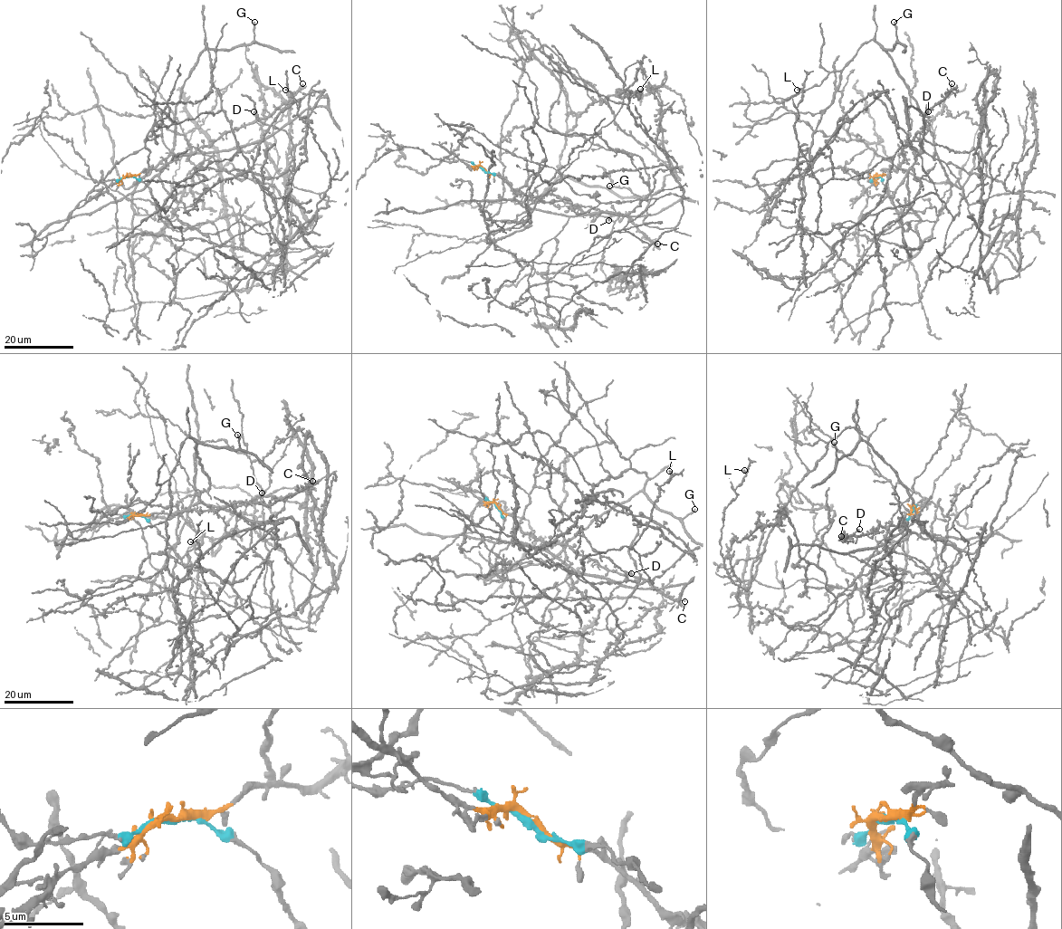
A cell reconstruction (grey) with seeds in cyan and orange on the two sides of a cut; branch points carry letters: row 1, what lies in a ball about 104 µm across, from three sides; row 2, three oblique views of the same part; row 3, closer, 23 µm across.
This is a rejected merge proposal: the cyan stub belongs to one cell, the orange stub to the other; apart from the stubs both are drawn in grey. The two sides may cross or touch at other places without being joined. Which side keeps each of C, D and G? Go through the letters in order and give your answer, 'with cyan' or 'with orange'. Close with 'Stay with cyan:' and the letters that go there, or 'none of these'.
C: with orange
D: with orange
G: with cyan
Stay with cyan: G

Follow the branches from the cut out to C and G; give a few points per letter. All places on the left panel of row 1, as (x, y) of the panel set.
C: (129, 177), (163, 167), (183, 155), (210, 146), (233, 129), (269, 117), (302, 83)
G: (129, 177), (168, 227), (243, 250), (132, 191), (196, 58), (254, 22)

